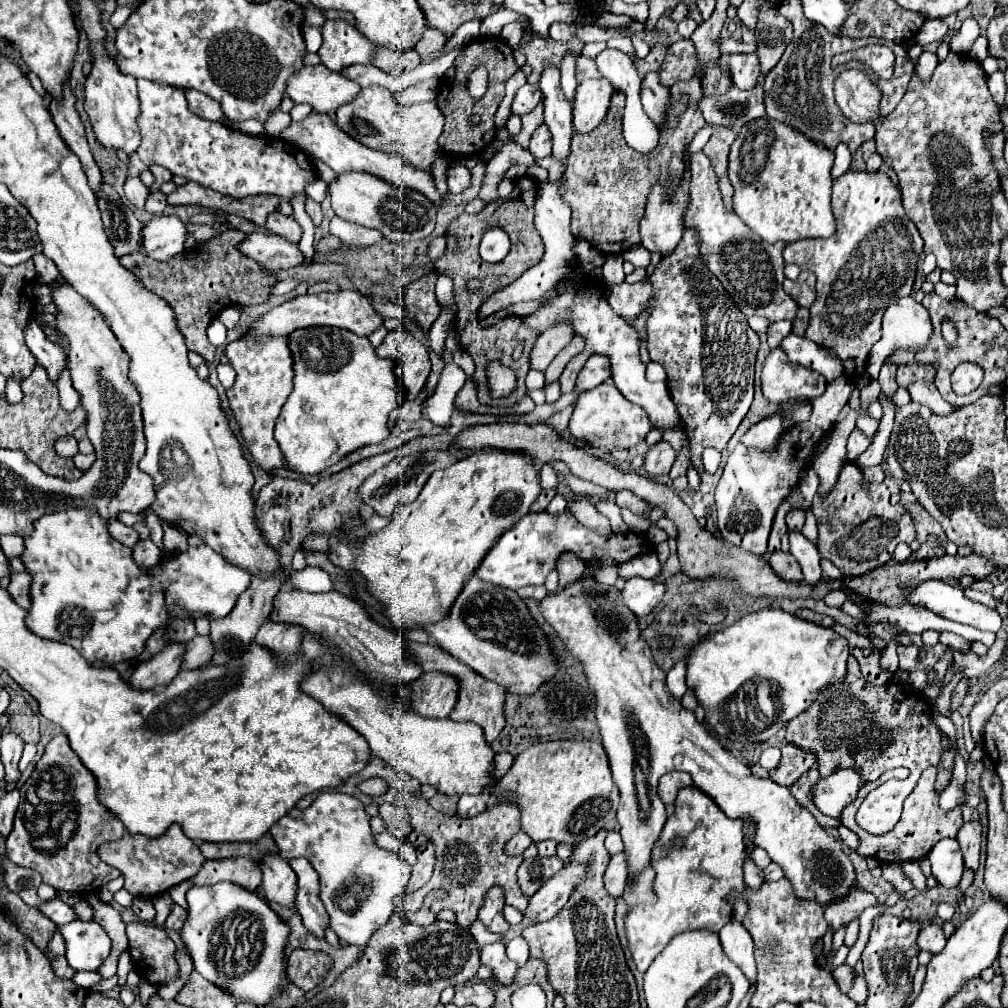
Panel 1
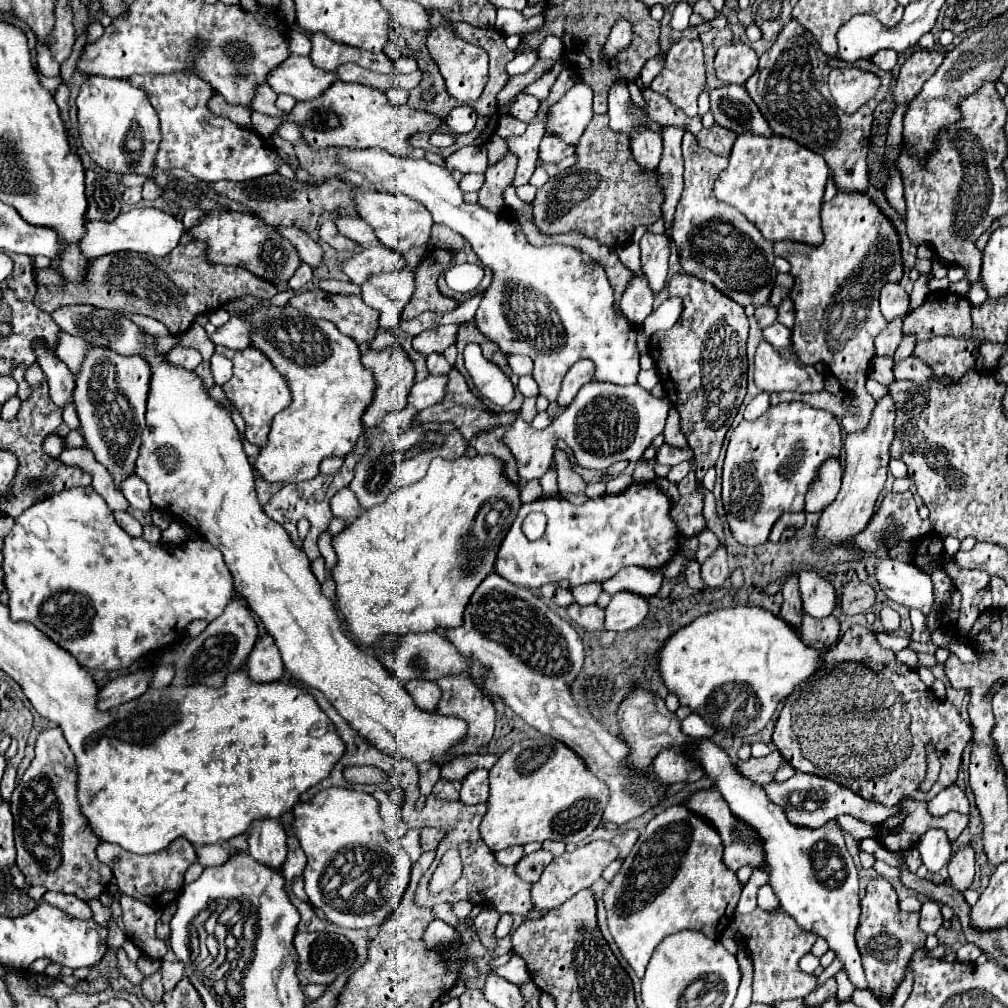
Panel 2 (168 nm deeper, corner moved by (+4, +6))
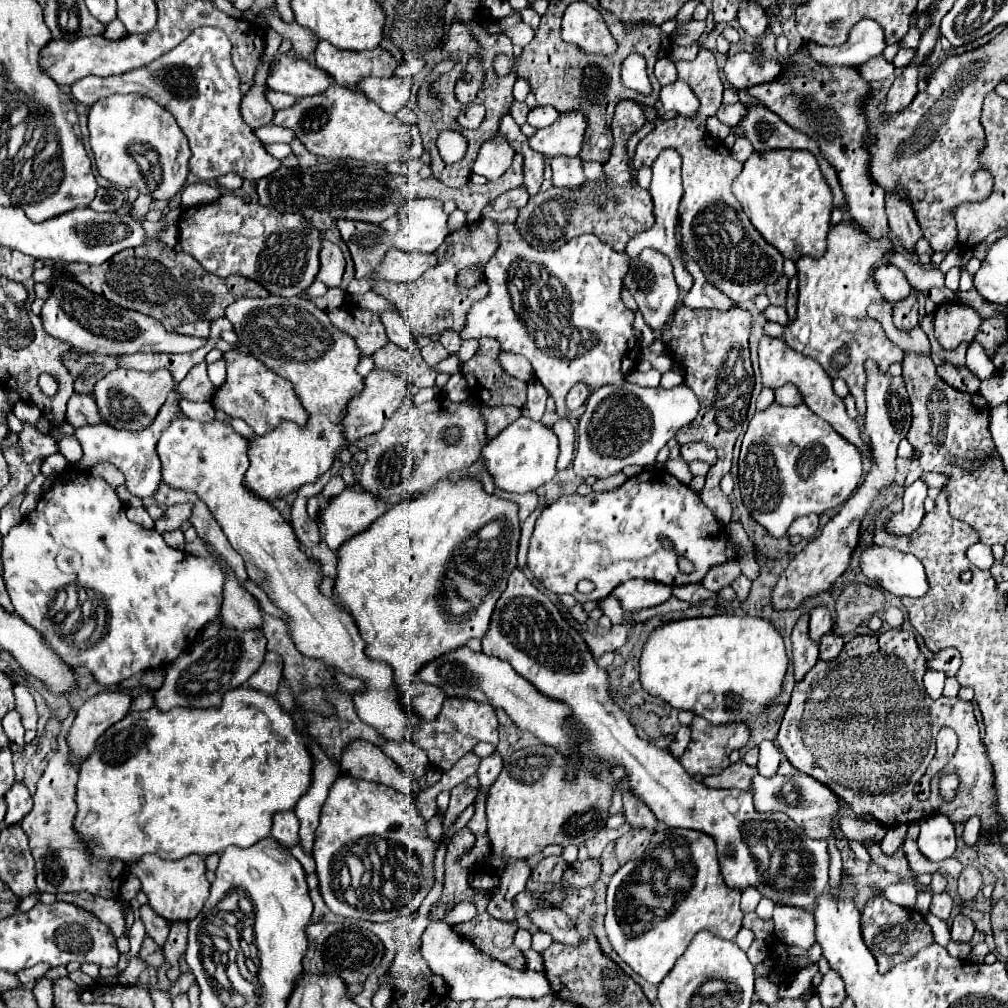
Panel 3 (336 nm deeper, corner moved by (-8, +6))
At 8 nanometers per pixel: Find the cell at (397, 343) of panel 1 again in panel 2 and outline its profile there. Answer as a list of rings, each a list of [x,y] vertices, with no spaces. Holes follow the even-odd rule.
[[[399,344],[387,348],[383,352],[365,352],[361,356],[361,362],[367,370],[373,372],[375,382],[377,382],[375,392],[373,392],[373,402],[367,406],[367,410],[363,412],[363,418],[361,418],[363,428],[371,428],[371,426],[377,426],[385,414],[389,414],[393,410],[403,410],[407,406],[407,396],[415,382],[415,366]]]

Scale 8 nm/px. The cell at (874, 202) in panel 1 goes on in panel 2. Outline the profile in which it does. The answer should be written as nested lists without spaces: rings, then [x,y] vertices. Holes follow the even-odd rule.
[[[837,192],[837,196],[835,196],[831,202],[825,202],[821,210],[823,210],[823,236],[825,236],[823,244],[817,246],[817,248],[813,248],[813,246],[799,246],[799,244],[793,244],[793,242],[777,242],[777,244],[775,244],[775,256],[781,256],[781,258],[785,258],[785,260],[791,264],[791,270],[789,270],[789,274],[793,276],[791,300],[793,300],[793,304],[795,304],[795,326],[793,326],[793,330],[791,330],[791,350],[793,350],[793,354],[795,354],[801,362],[805,362],[805,364],[809,364],[809,366],[813,366],[813,364],[817,364],[817,362],[823,362],[823,364],[831,370],[831,374],[841,382],[841,388],[843,388],[843,390],[849,394],[849,398],[851,398],[851,404],[849,404],[845,416],[841,418],[841,426],[845,428],[847,434],[851,434],[851,432],[859,432],[859,430],[865,430],[865,428],[867,428],[871,410],[873,410],[873,406],[875,406],[875,400],[873,400],[873,396],[867,392],[865,382],[867,382],[867,378],[869,378],[871,358],[875,356],[873,340],[875,340],[875,336],[883,330],[883,326],[887,326],[887,320],[883,318],[883,314],[881,314],[881,310],[879,310],[879,290],[881,290],[881,286],[887,284],[887,282],[901,282],[903,264],[901,264],[901,250],[899,250],[899,238],[897,238],[895,228],[893,228],[891,222],[881,214],[881,210],[871,202],[871,198],[869,198],[867,194],[843,194],[843,192]]]

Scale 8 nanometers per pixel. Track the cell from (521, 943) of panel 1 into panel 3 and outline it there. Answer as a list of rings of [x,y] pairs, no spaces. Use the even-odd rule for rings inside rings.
[[[433,918],[427,926],[427,930],[421,936],[421,954],[431,968],[433,974],[439,974],[447,986],[449,986],[449,996],[453,1000],[469,1000],[469,998],[479,998],[479,1000],[493,1000],[501,996],[517,996],[517,998],[541,998],[545,994],[551,994],[551,986],[545,978],[543,972],[535,970],[511,970],[503,966],[501,962],[495,962],[495,958],[490,958],[479,946],[471,944],[469,938],[463,938],[451,924]]]

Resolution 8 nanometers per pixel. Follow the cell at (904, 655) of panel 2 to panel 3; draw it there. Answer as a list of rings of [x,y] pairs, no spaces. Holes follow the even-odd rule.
[[[927,670],[925,674],[925,690],[931,698],[939,698],[943,692],[943,682],[945,682],[945,674],[937,672],[937,670]]]

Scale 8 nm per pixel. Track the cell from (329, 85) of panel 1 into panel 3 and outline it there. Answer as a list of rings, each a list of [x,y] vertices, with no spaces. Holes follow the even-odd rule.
[[[285,54],[273,68],[273,74],[267,80],[267,86],[275,92],[285,92],[295,98],[321,94],[331,86],[333,78],[319,70],[311,60],[299,58],[295,54]]]

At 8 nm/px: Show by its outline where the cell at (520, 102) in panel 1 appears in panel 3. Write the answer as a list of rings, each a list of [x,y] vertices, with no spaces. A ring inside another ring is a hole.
[[[539,106],[529,112],[527,122],[535,128],[545,128],[545,126],[553,124],[557,118],[559,118],[559,112],[553,106]]]

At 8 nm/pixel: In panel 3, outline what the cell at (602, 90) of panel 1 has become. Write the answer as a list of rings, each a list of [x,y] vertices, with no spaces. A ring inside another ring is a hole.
[[[569,110],[563,112],[551,126],[537,130],[529,138],[529,144],[533,150],[543,152],[547,158],[553,158],[557,154],[579,156],[585,130],[587,116],[583,116],[581,110]]]

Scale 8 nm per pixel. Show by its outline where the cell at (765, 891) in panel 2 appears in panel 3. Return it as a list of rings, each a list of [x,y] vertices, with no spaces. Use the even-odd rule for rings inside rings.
[[[779,906],[773,910],[773,924],[777,938],[783,938],[787,944],[797,944],[809,948],[815,942],[815,920],[809,910],[797,906]]]

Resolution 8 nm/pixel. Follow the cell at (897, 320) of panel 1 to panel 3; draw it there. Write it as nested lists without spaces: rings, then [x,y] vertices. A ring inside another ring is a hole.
[[[879,266],[875,270],[875,282],[879,292],[885,296],[887,302],[897,304],[911,294],[911,286],[905,278],[905,274],[897,266]]]

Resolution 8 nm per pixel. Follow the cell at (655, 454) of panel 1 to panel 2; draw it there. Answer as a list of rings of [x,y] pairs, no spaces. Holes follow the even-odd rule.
[[[663,444],[663,446],[659,448],[655,460],[657,460],[659,464],[665,464],[665,466],[675,466],[675,464],[679,464],[679,462],[687,462],[687,460],[691,460],[691,458],[693,458],[693,450],[691,450],[691,448],[681,450],[681,448]]]

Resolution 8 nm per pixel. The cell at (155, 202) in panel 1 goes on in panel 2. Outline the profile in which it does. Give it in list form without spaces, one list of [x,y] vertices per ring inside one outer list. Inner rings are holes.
[[[91,76],[83,82],[81,92],[77,96],[78,132],[81,146],[91,156],[91,160],[103,168],[117,174],[127,175],[131,172],[145,175],[147,180],[141,186],[143,200],[155,200],[163,194],[163,188],[157,184],[151,174],[151,165],[159,150],[161,142],[161,128],[155,108],[151,106],[147,94],[127,80],[113,80],[103,76]],[[131,154],[139,154],[135,162],[138,166],[131,166],[134,162]],[[147,164],[148,166],[139,166]]]

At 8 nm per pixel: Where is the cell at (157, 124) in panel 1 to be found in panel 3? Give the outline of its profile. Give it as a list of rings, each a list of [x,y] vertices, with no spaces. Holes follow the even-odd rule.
[[[199,28],[171,52],[145,68],[121,76],[85,76],[71,86],[73,98],[91,106],[107,94],[139,92],[167,108],[189,140],[189,170],[203,182],[235,172],[245,180],[259,180],[275,172],[281,162],[273,158],[239,114],[239,76],[231,64],[231,42],[219,28]]]

